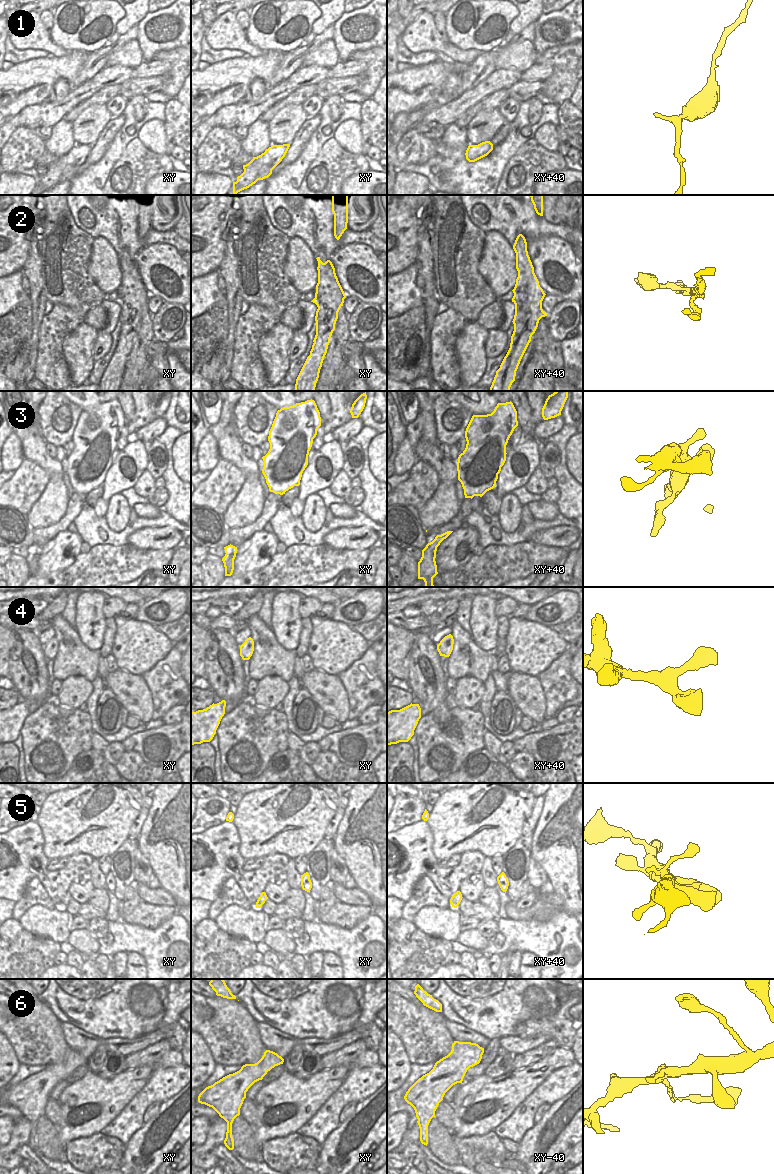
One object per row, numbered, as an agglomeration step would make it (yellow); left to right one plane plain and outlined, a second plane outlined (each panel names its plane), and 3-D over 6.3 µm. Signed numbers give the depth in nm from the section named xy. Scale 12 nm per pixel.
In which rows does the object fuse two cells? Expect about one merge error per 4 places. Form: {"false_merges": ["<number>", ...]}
{"false_merges": ["2", "3", "6"]}

